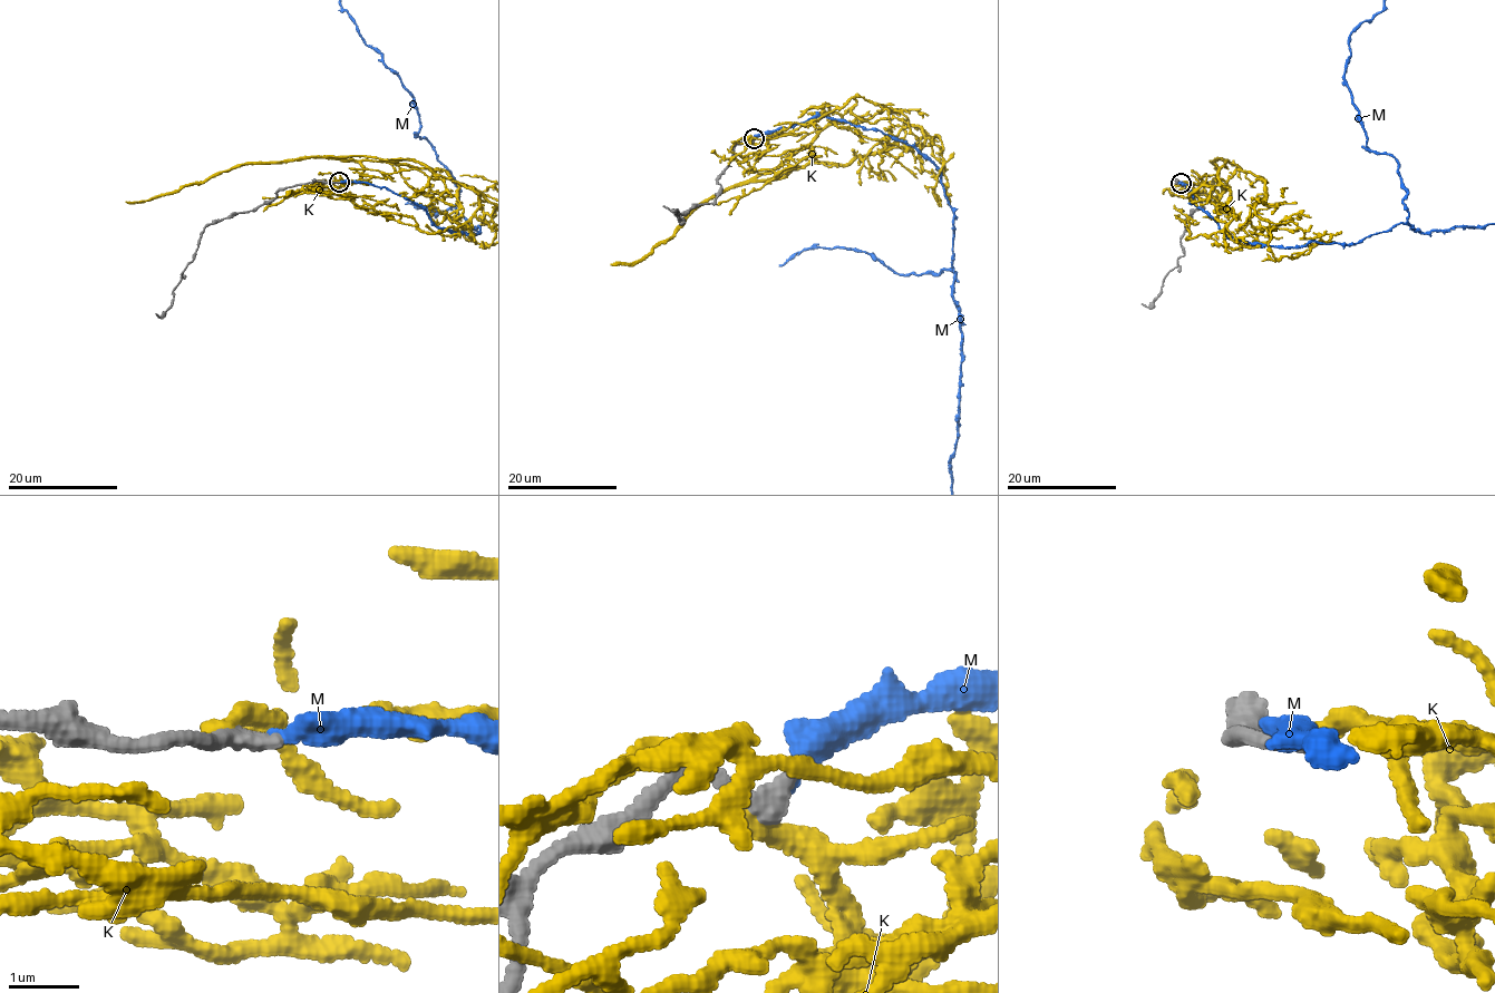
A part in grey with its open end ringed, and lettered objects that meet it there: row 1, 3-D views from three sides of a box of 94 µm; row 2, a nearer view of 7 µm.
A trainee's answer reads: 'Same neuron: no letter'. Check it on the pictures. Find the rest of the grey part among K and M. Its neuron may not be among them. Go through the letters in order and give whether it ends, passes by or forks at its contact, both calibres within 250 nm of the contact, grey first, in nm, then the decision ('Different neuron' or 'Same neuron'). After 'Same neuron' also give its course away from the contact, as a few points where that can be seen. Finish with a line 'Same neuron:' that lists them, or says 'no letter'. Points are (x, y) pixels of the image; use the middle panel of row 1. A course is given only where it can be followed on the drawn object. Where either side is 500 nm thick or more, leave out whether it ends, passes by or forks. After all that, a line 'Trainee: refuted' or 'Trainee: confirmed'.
K: It ends there. Thickness 320 nm (grey) against 320 nm. Different neuron
M: It ends there. Thickness 320 nm (grey) against 360 nm. Same neuron
Same neuron: M
Trainee: refuted

